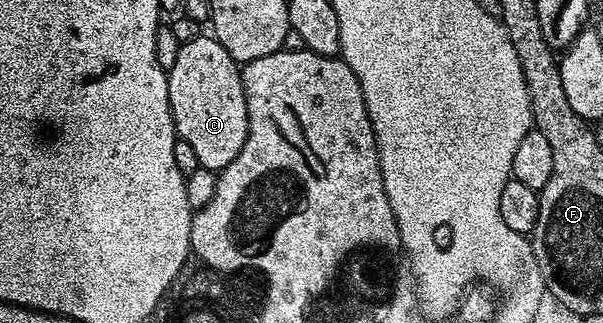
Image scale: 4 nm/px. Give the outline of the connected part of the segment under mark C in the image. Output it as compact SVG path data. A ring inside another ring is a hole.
M200 36L180 45L177 61L173 63L173 68L167 71L167 87L176 135L183 138L185 144L192 146L199 165L216 172L224 170L239 155L247 139L247 101L243 91L240 63L235 62L233 56L225 52L225 48L221 48L216 38Z

